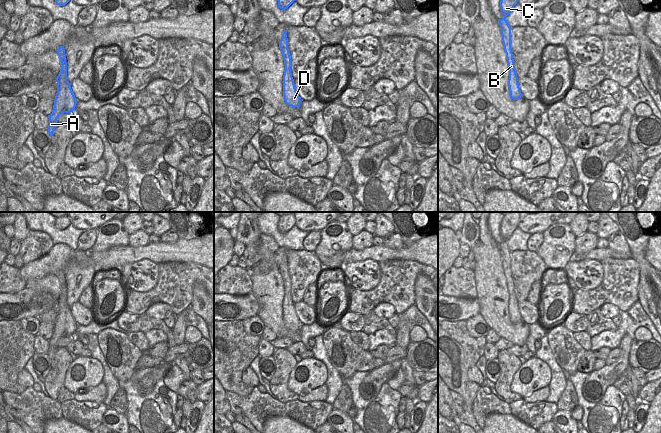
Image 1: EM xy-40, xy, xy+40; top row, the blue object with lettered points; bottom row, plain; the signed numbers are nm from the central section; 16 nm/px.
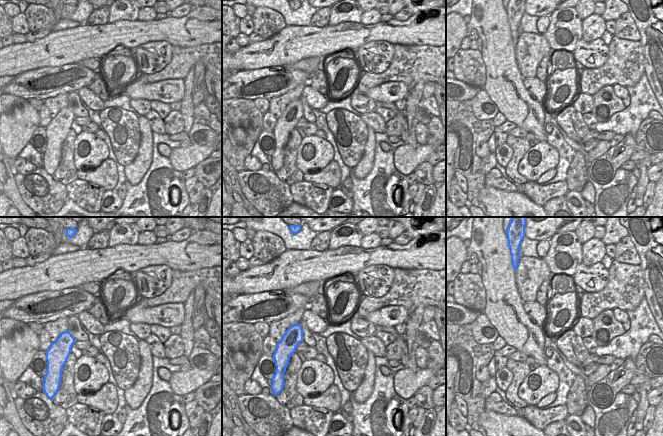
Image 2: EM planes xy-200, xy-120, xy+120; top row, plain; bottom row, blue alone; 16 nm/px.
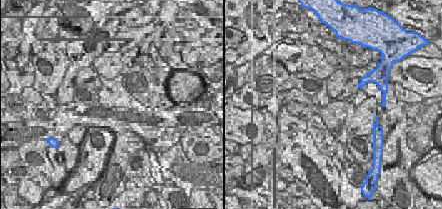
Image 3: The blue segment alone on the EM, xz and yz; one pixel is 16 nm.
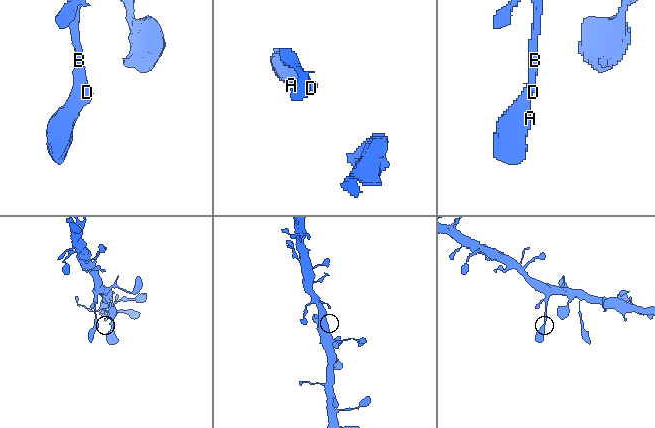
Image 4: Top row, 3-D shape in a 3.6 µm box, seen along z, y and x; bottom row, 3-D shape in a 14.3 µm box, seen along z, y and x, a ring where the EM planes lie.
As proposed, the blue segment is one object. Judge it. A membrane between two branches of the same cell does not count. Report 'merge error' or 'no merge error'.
no merge error

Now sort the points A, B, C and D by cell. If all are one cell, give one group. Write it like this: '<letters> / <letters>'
A B C D

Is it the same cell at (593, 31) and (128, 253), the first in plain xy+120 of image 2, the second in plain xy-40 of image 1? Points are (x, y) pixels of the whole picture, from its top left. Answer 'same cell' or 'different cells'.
different cells

